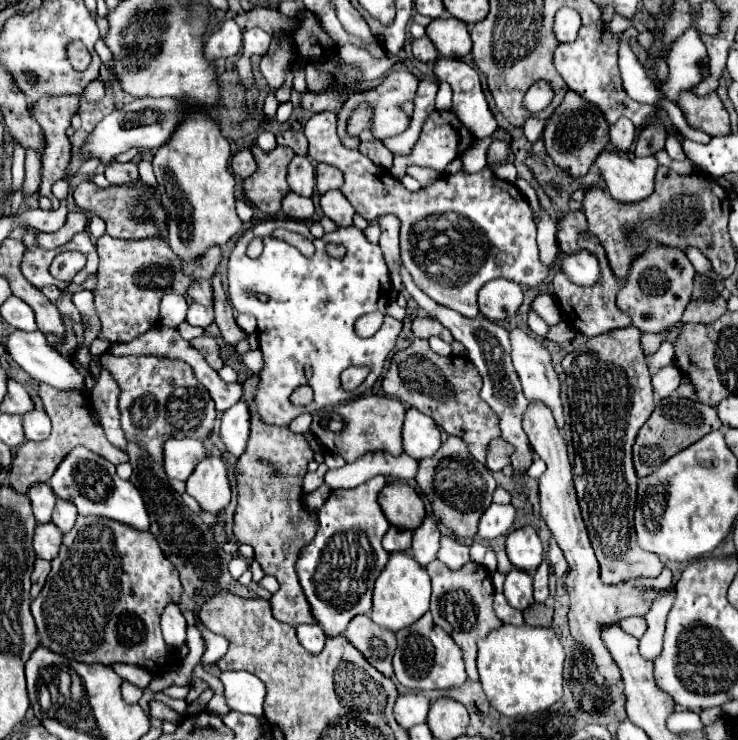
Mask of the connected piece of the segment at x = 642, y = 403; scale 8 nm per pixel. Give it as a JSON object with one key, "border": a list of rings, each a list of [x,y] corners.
{"border":[[[628,326],[594,336],[570,352],[562,360],[562,366],[568,376],[568,400],[572,406],[572,440],[576,452],[574,486],[600,564],[600,578],[604,582],[624,582],[640,576],[658,576],[664,564],[656,554],[644,552],[638,546],[634,532],[638,478],[632,464],[632,444],[638,428],[644,426],[654,410],[650,372],[640,346],[640,330]]]}

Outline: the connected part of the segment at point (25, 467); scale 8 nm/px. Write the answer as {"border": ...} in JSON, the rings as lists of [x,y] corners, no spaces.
{"border":[[[38,384],[38,396],[44,404],[44,412],[50,416],[52,420],[52,434],[46,440],[40,442],[24,442],[12,462],[8,480],[10,486],[16,492],[28,492],[28,488],[36,482],[48,482],[52,478],[52,472],[56,472],[56,468],[60,466],[60,460],[64,460],[64,456],[68,456],[68,452],[72,452],[72,448],[76,446],[86,446],[88,450],[96,452],[98,456],[104,456],[106,460],[110,460],[112,464],[120,464],[120,462],[128,462],[126,452],[114,448],[106,436],[102,426],[94,420],[92,416],[92,406],[88,402],[88,396],[84,396],[82,392],[64,392],[64,390],[56,390],[48,384]]]}

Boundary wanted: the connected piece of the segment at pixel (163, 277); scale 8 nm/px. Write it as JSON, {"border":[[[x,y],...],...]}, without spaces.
{"border":[[[104,234],[96,242],[100,256],[98,284],[94,288],[94,304],[102,322],[100,338],[114,342],[130,342],[138,334],[154,328],[158,324],[158,306],[162,296],[174,292],[184,294],[186,286],[194,278],[212,278],[214,270],[220,264],[220,248],[212,246],[196,264],[180,264],[180,258],[172,252],[164,238],[144,238],[144,240],[116,240]]]}

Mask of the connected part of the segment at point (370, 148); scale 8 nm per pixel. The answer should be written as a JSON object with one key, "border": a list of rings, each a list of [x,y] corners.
{"border":[[[380,140],[374,142],[360,142],[360,152],[366,154],[374,164],[390,170],[393,165],[394,155]]]}

